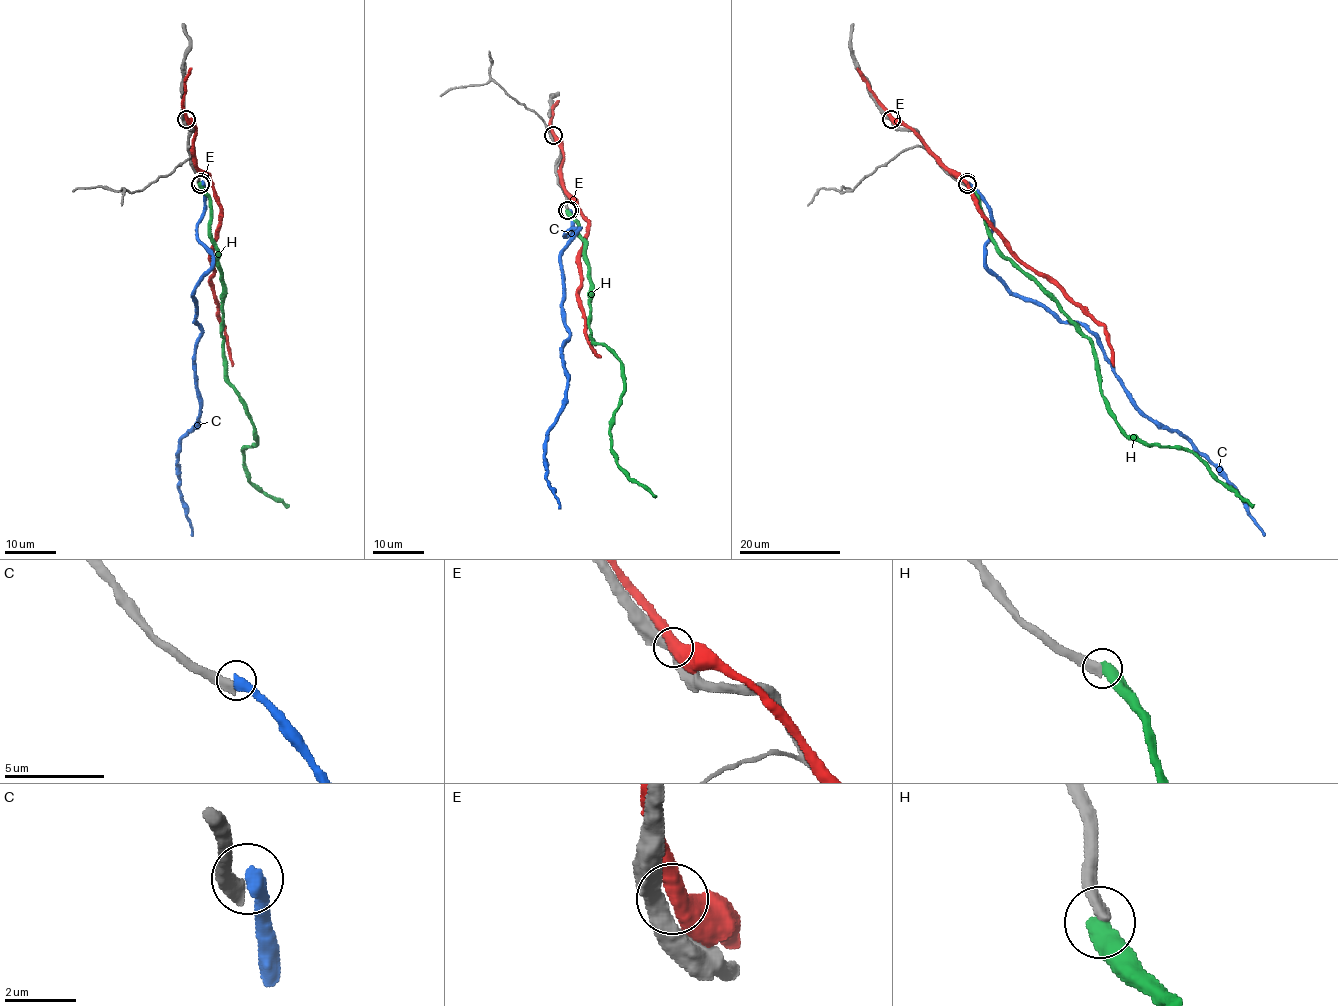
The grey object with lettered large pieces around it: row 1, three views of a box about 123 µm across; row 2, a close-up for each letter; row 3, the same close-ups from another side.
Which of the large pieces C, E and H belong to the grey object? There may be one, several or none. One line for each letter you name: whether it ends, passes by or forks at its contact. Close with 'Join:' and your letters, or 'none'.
C: it ends there
Join: C

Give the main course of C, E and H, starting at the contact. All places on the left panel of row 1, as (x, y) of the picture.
C: (202, 183), (197, 239), (212, 266), (193, 292), (199, 419), (180, 441), (178, 467), (192, 536)
E: (185, 119), (195, 129), (194, 165), (212, 184), (220, 207), (211, 289), (232, 366)
H: (199, 184), (221, 272), (225, 369), (256, 443), (242, 451), (242, 465), (263, 493), (288, 505)

